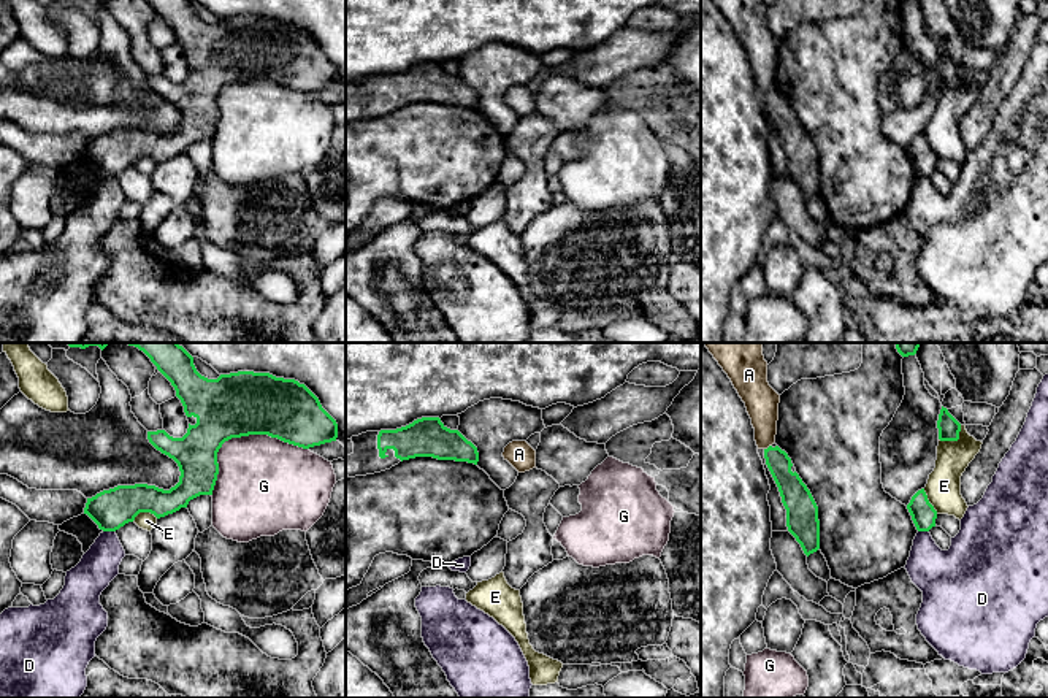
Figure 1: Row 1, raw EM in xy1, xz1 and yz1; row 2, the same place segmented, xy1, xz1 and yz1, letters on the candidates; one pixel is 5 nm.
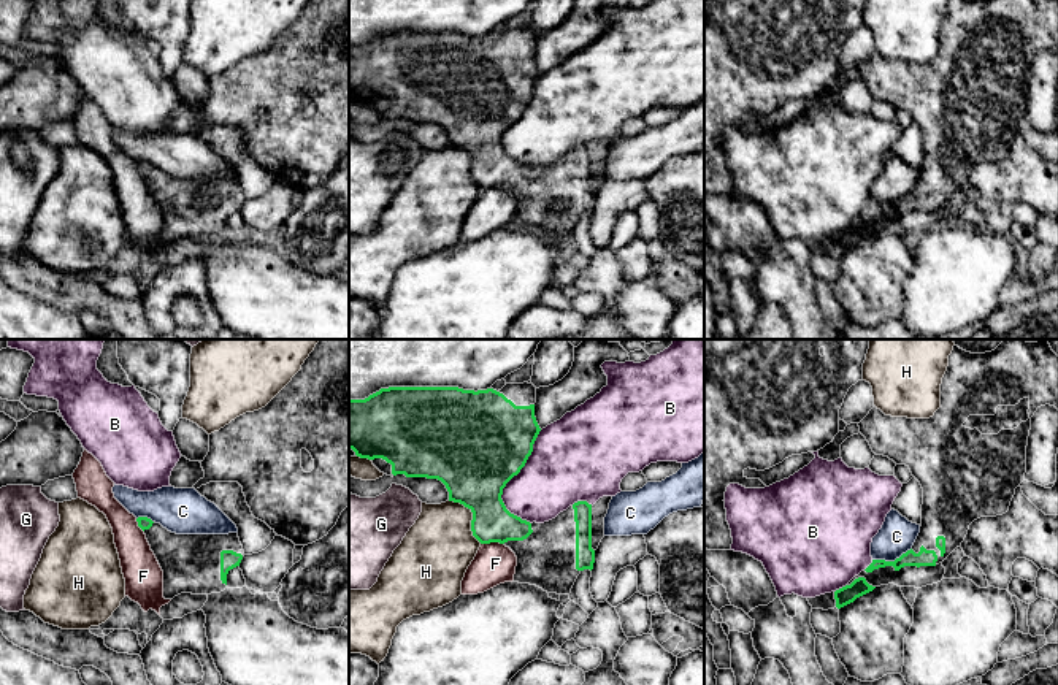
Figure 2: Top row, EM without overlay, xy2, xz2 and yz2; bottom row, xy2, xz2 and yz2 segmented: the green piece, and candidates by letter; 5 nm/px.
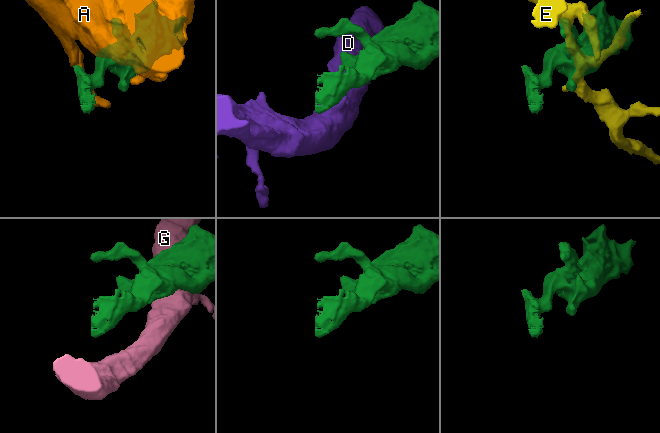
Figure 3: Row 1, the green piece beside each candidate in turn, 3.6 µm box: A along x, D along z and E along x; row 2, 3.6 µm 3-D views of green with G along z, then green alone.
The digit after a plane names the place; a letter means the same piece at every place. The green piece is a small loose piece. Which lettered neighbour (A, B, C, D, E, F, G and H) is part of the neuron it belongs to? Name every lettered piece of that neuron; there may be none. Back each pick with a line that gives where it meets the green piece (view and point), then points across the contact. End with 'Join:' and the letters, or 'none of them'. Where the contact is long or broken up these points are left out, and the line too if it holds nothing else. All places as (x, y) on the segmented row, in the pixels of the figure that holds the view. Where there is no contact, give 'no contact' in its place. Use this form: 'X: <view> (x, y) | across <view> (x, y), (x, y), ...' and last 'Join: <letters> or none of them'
Join: none of them

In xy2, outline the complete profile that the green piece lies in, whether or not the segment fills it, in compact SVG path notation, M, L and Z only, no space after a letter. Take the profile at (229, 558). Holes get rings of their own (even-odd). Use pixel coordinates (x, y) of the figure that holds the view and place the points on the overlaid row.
M148 517L136 519L163 571L163 598L181 593L211 595L227 587L227 574L240 566L244 550L238 533L176 534Z

